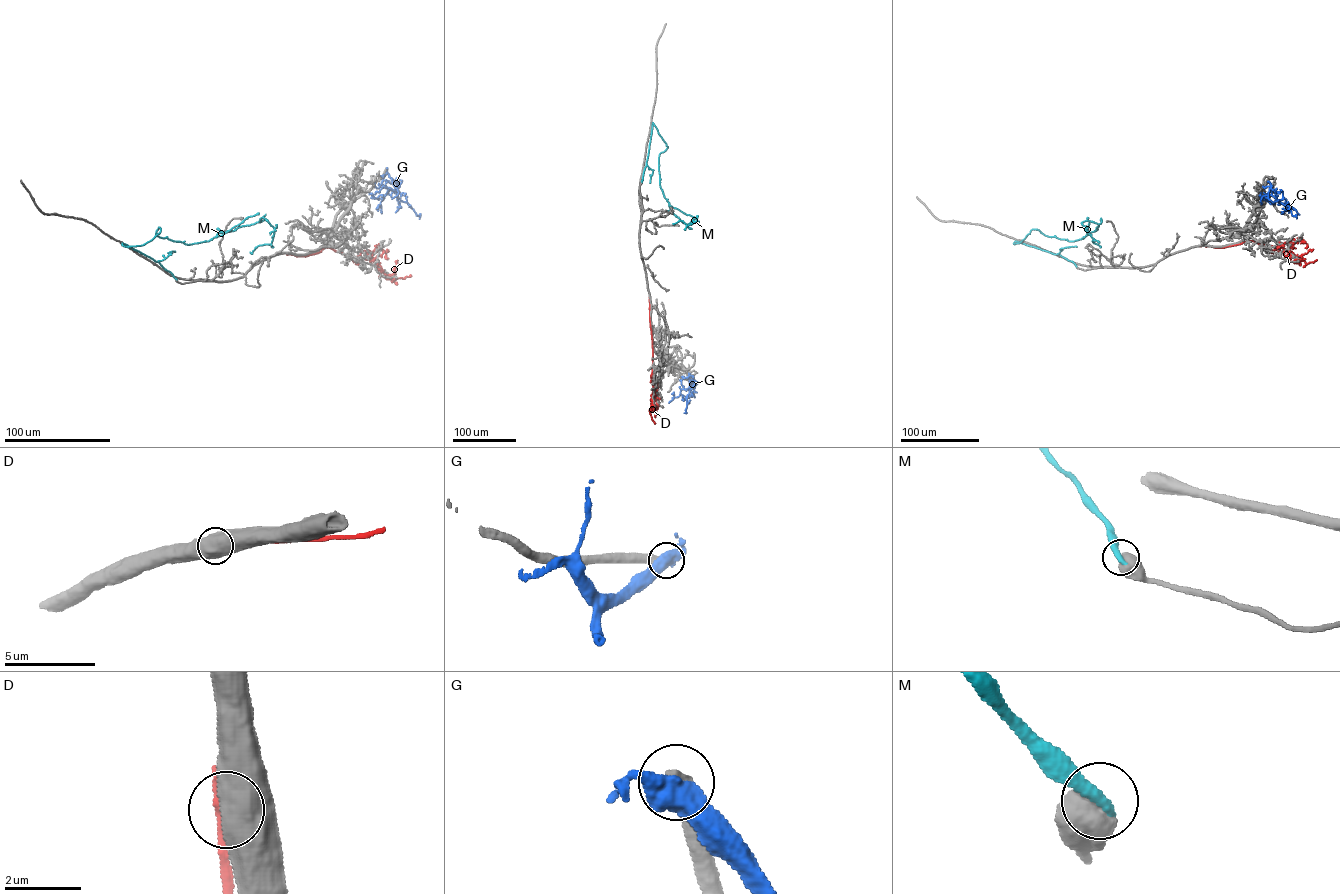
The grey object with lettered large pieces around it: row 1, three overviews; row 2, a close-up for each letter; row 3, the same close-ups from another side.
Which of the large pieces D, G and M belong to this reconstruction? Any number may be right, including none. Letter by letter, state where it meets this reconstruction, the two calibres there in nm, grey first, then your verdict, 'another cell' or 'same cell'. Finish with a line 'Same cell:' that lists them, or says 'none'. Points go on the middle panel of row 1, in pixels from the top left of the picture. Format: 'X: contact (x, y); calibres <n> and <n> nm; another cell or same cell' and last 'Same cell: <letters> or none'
D: contact (649, 296); calibres 750 and 360 nm; another cell
G: contact (697, 383); calibres 360 and 550 nm; another cell
M: contact (641, 183); calibres 750 and 360 nm; same cell
Same cell: M

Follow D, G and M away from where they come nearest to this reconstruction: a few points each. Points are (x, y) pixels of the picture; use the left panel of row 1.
D: (277, 254), (306, 256), (328, 247), (353, 261), (368, 259), (383, 273), (391, 275), (392, 280), (411, 275)
G: (386, 168), (382, 184), (407, 202), (419, 219)
M: (177, 279), (122, 243), (142, 245), (160, 227), (160, 237), (191, 244), (264, 217), (271, 243), (250, 252)

